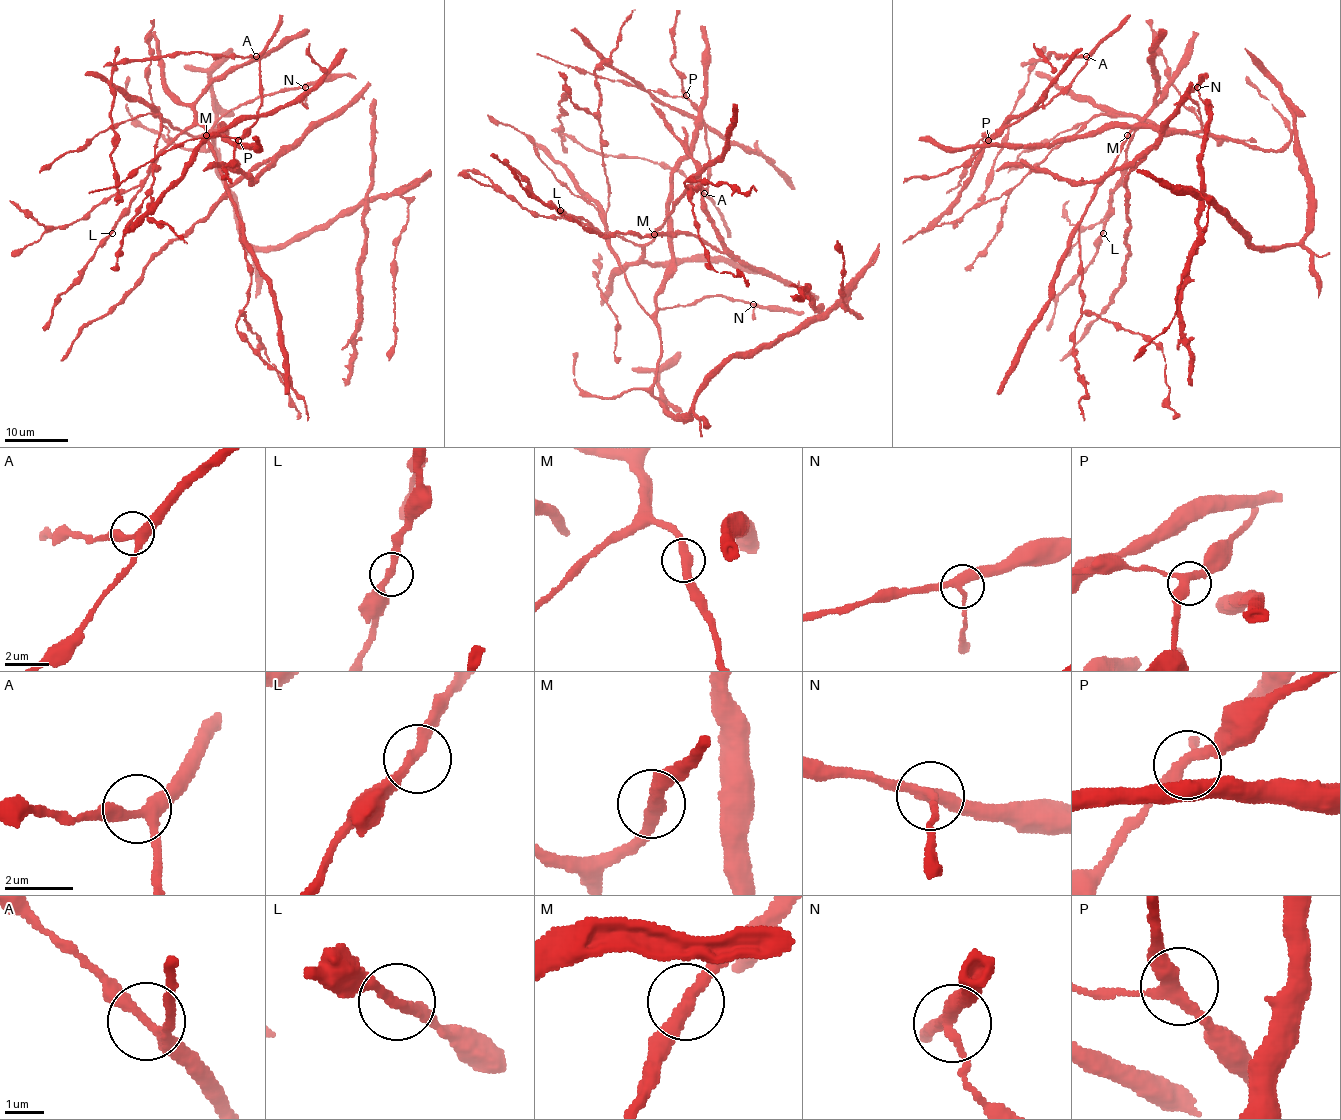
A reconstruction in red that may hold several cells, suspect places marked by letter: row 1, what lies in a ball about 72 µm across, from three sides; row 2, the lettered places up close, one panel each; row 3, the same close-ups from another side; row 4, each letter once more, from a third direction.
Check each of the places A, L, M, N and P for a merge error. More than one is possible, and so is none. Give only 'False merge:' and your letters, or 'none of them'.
False merge: none of them

